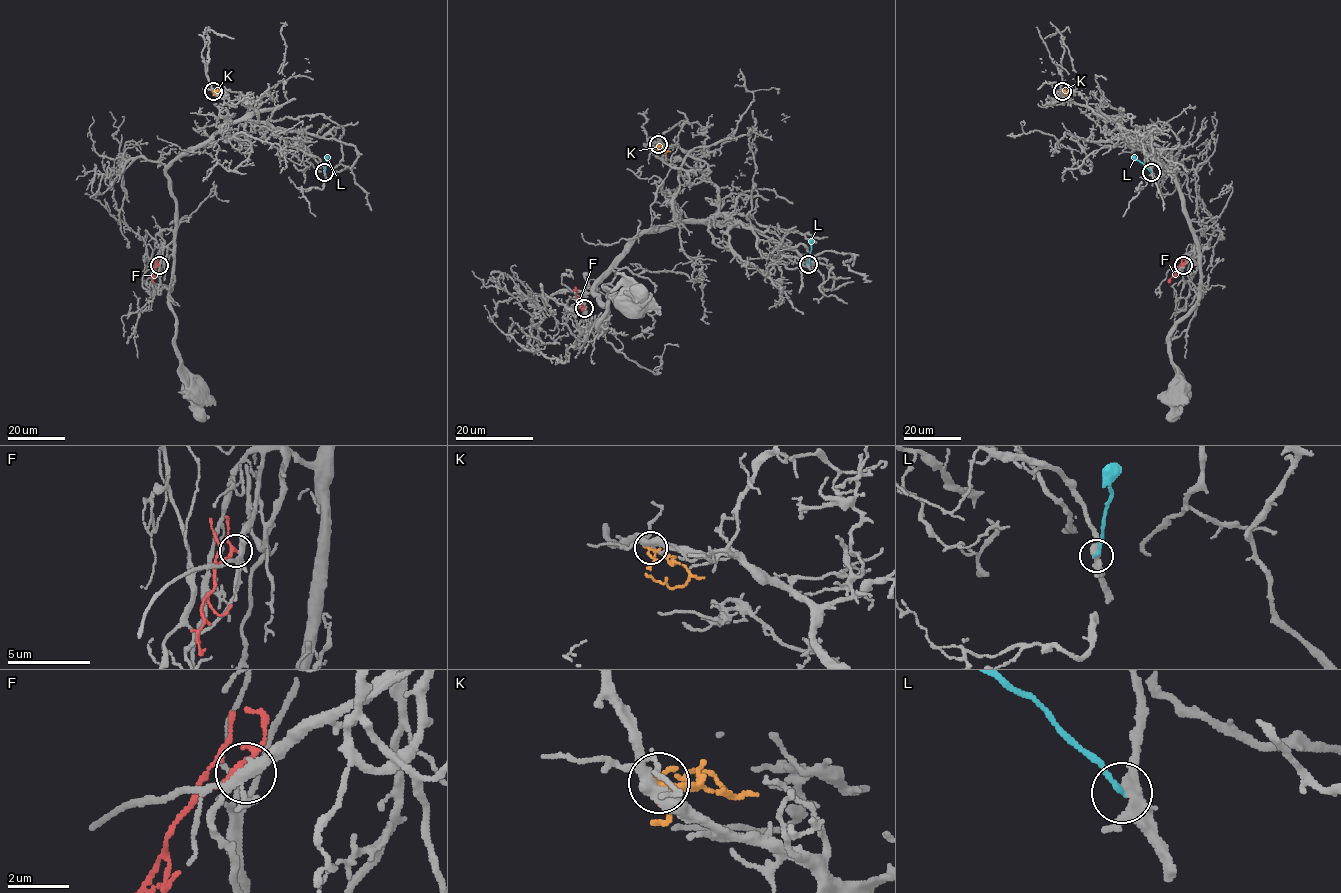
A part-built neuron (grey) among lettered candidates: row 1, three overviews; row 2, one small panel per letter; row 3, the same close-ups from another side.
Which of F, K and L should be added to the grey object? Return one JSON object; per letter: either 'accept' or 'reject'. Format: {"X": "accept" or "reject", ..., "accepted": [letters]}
{"F": "accept", "K": "reject", "L": "reject", "accepted": ["F"]}

